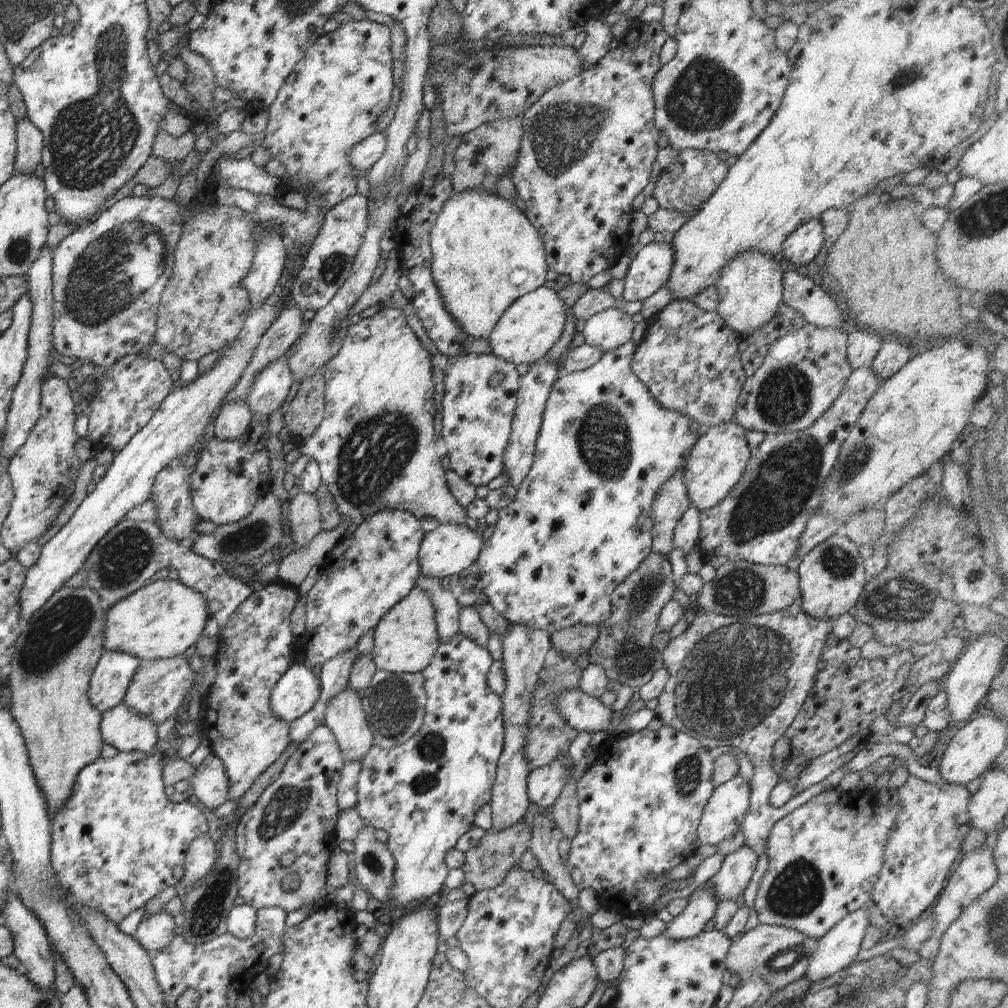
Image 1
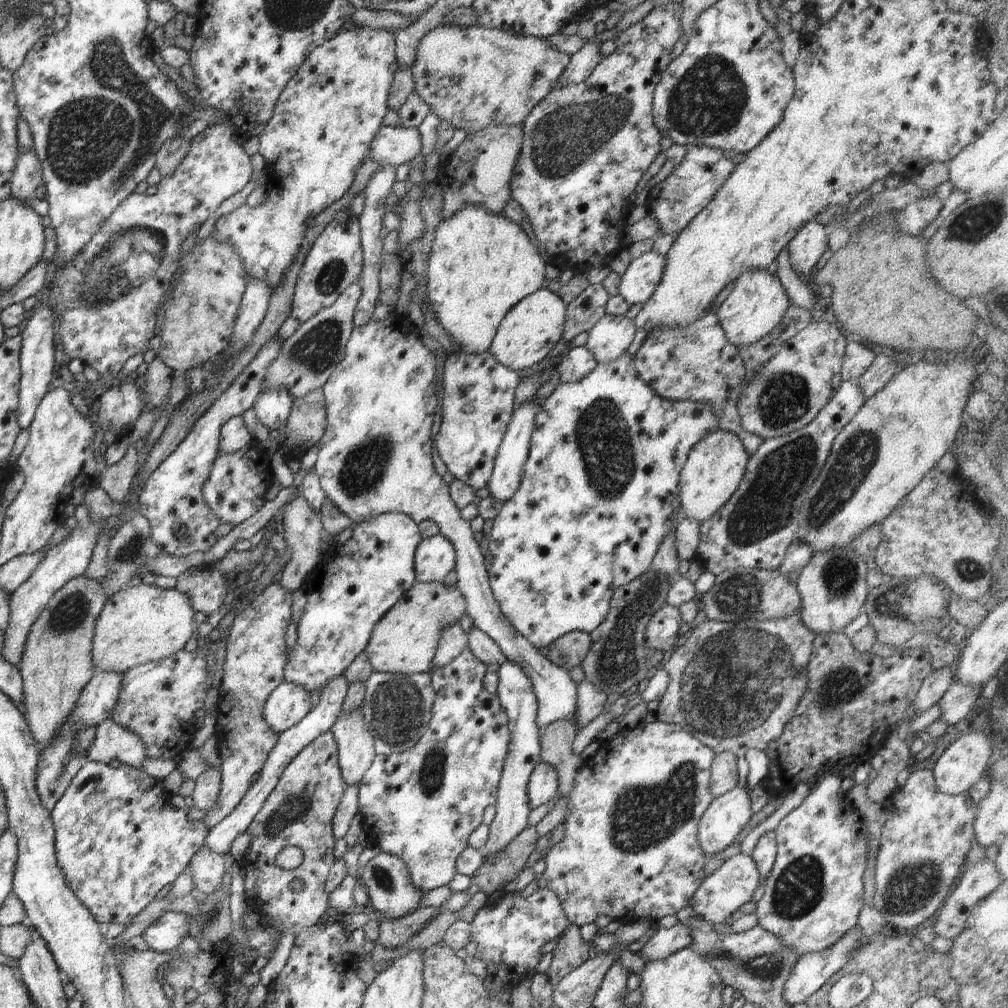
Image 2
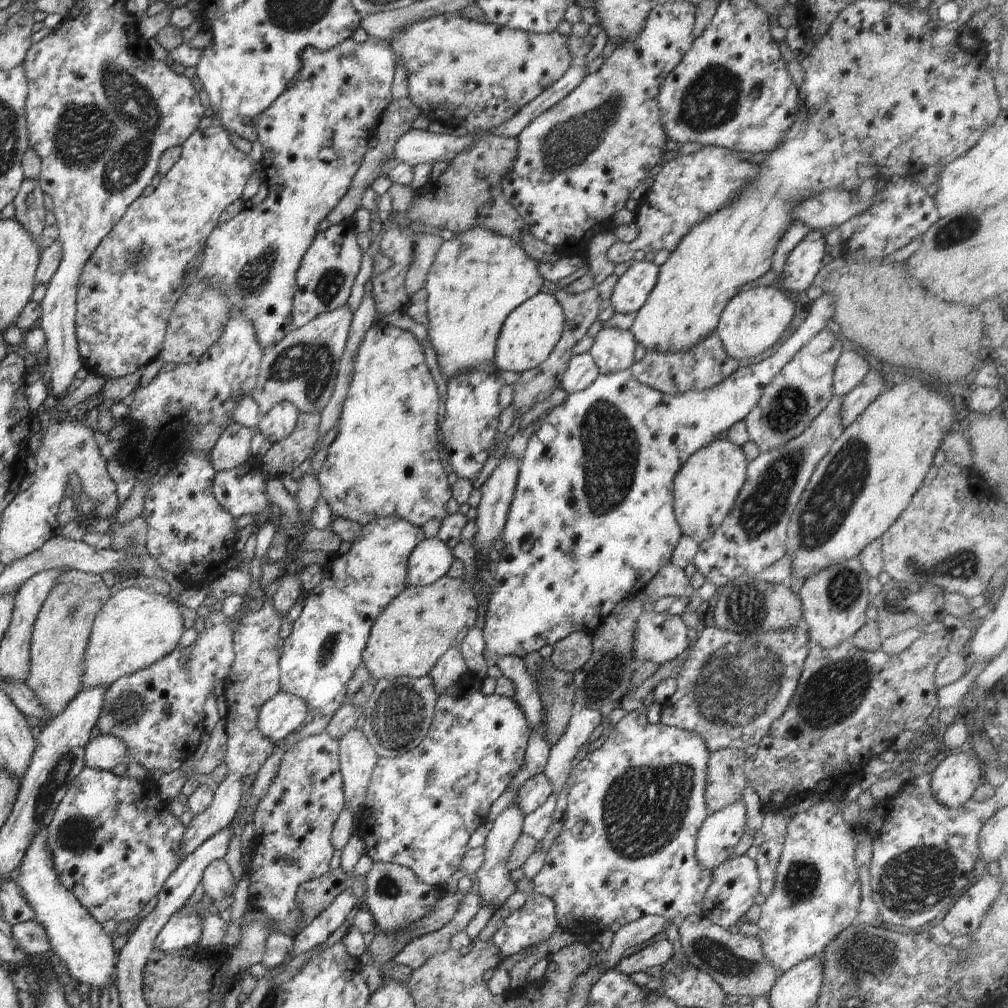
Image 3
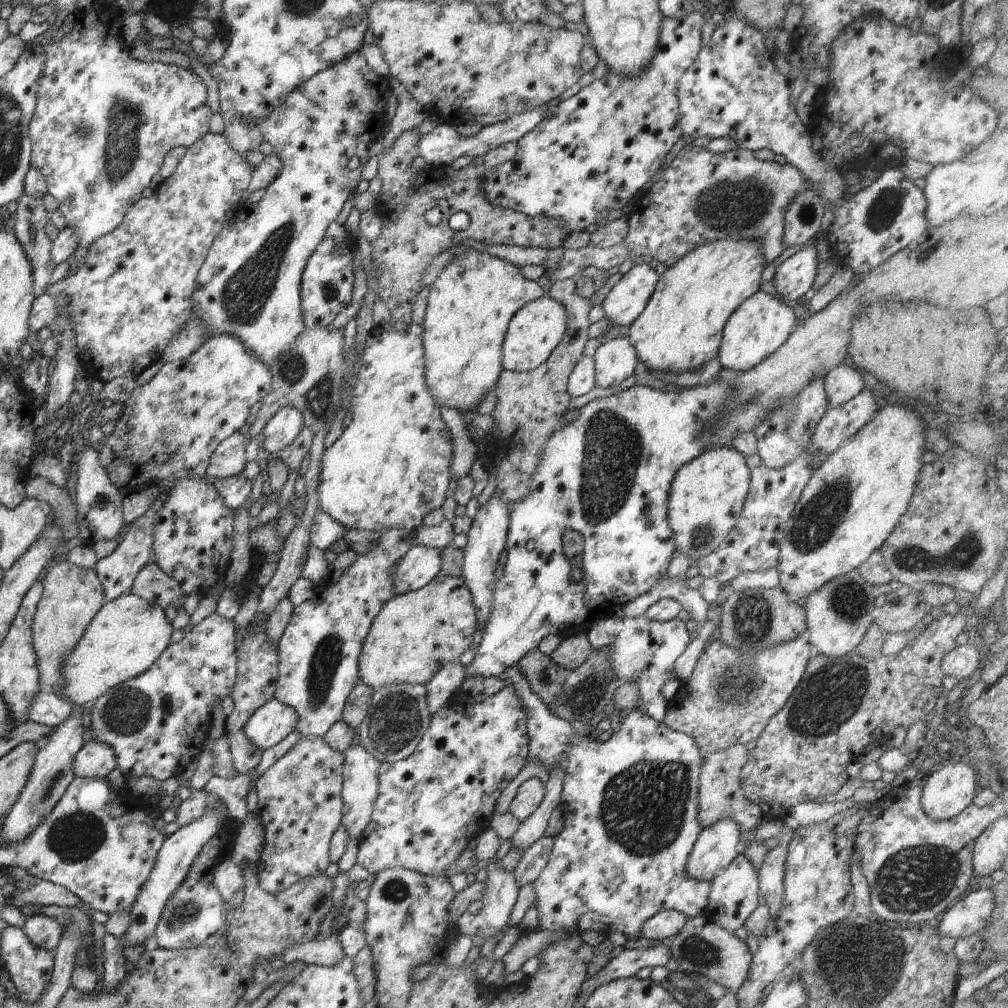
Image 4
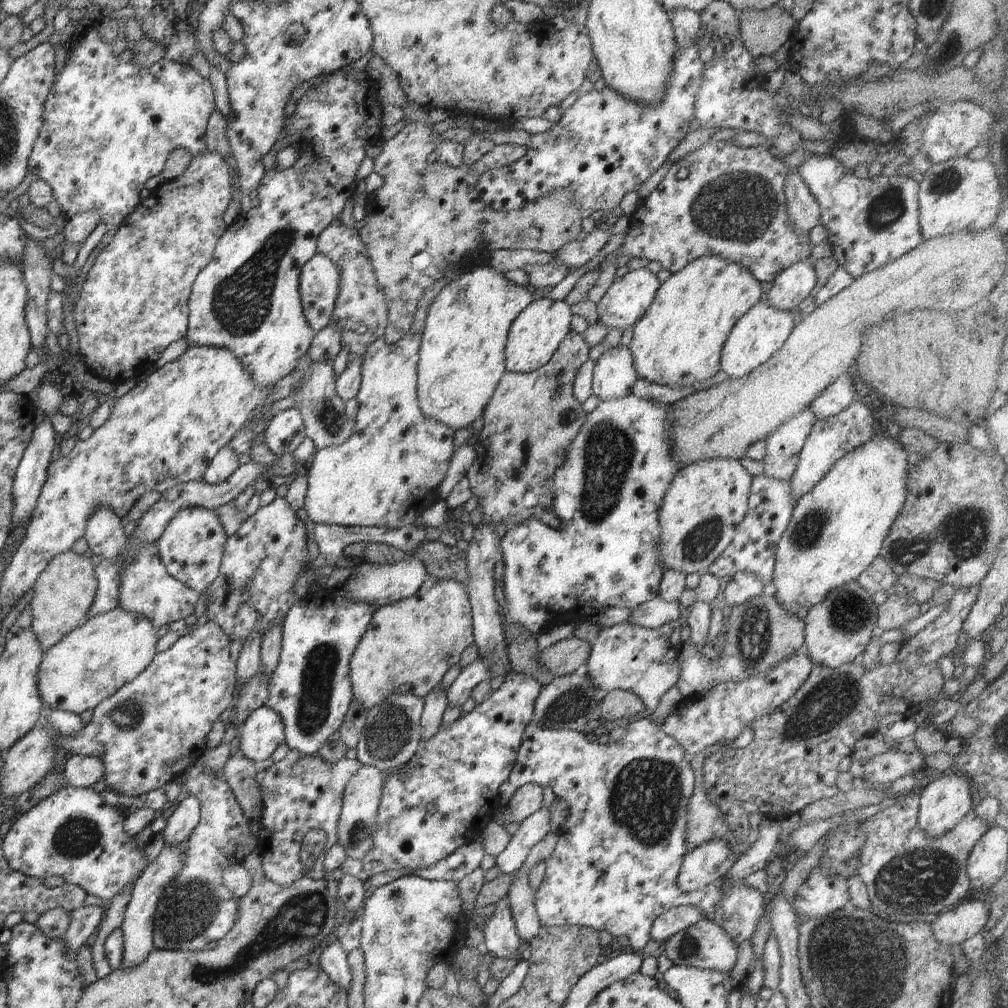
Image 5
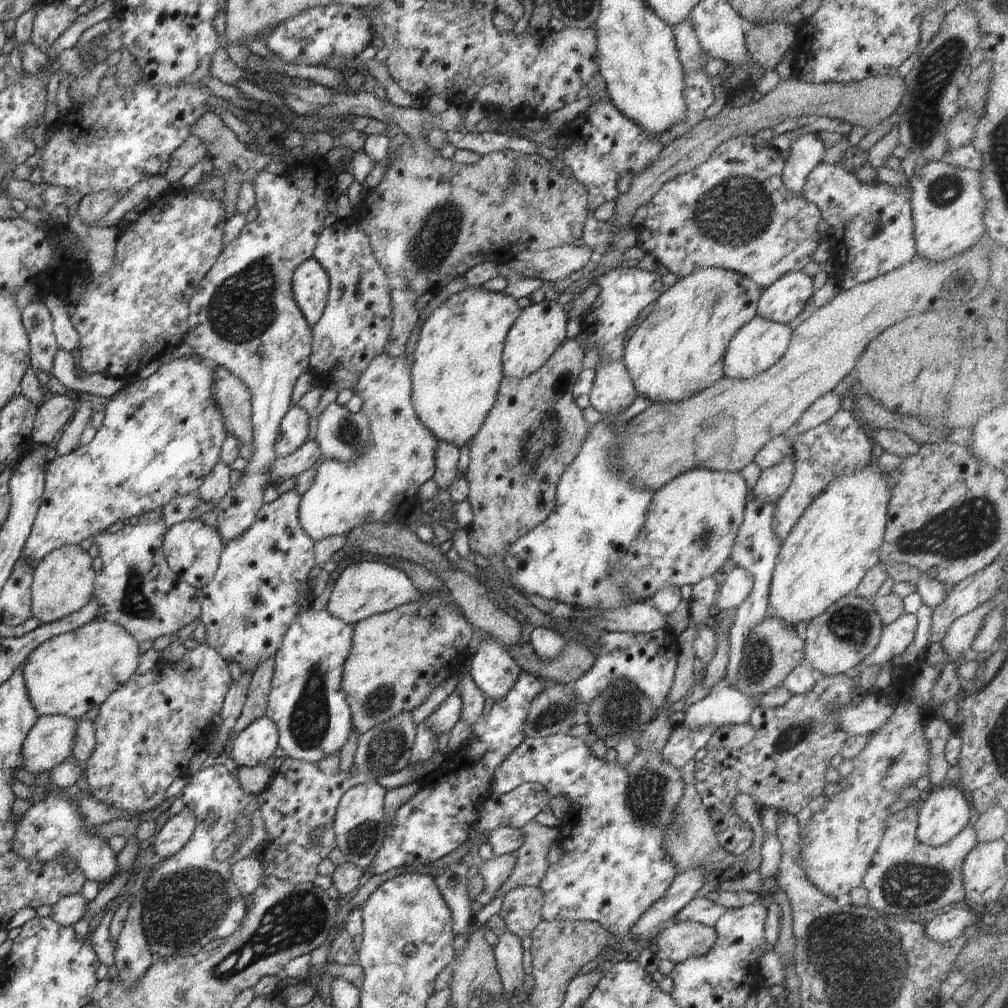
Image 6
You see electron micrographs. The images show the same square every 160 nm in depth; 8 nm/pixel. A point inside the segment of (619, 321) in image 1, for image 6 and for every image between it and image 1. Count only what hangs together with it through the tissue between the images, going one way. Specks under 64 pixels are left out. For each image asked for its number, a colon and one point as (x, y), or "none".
2: (611, 336)
3: (613, 350)
4: (615, 361)
5: (614, 374)
6: (612, 391)

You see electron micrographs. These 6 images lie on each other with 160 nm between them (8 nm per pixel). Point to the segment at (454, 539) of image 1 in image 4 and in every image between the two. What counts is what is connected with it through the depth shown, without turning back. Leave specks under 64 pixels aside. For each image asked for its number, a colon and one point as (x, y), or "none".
2: (435, 558)
3: (430, 560)
4: (420, 566)

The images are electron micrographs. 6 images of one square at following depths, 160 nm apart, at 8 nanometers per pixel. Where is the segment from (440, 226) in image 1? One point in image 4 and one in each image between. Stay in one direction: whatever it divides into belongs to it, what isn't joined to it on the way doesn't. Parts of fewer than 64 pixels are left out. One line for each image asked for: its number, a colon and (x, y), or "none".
2: (481, 264)
3: (476, 280)
4: (471, 303)

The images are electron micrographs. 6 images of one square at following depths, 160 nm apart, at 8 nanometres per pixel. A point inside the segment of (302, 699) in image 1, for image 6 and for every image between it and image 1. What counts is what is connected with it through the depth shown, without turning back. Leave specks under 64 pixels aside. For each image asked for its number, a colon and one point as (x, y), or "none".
2: (288, 704)
3: (283, 714)
4: (270, 724)
5: (262, 732)
6: (257, 742)

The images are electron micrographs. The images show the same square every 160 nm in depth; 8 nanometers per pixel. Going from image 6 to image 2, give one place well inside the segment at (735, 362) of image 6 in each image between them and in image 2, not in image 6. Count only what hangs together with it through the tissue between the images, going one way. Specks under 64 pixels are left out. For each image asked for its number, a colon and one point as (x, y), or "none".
2: (758, 301)
3: (754, 320)
4: (760, 325)
5: (761, 332)

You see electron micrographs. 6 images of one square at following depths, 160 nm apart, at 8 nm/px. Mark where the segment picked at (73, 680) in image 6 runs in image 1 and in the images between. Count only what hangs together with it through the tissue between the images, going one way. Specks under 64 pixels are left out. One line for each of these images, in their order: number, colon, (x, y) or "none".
1: (165, 619)
2: (141, 623)
3: (134, 629)
4: (128, 635)
5: (89, 664)

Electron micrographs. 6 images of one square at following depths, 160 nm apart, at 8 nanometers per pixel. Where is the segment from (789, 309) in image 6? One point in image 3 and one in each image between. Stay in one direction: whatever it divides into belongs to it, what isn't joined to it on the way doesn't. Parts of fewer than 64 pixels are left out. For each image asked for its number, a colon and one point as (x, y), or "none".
3: (803, 263)
4: (794, 277)
5: (794, 284)

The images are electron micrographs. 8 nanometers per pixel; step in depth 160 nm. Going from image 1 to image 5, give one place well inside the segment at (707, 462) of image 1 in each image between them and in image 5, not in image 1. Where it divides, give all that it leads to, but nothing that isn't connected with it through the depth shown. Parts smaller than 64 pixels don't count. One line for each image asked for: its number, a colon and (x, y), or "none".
2: (715, 467)
3: (705, 488)
4: (706, 498)
5: (705, 502)

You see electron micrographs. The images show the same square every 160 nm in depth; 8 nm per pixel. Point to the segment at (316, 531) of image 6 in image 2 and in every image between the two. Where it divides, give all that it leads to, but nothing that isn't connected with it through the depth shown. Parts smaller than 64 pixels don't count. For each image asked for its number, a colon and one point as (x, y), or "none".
2: (375, 457)
3: (384, 462)
4: (391, 466)
5: (396, 455)

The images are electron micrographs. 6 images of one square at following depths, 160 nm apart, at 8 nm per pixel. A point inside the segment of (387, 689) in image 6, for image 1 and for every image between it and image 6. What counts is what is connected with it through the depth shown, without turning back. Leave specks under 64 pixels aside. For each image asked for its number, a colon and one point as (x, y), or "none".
1: (405, 641)
2: (405, 641)
3: (407, 638)
4: (415, 634)
5: (409, 645)

